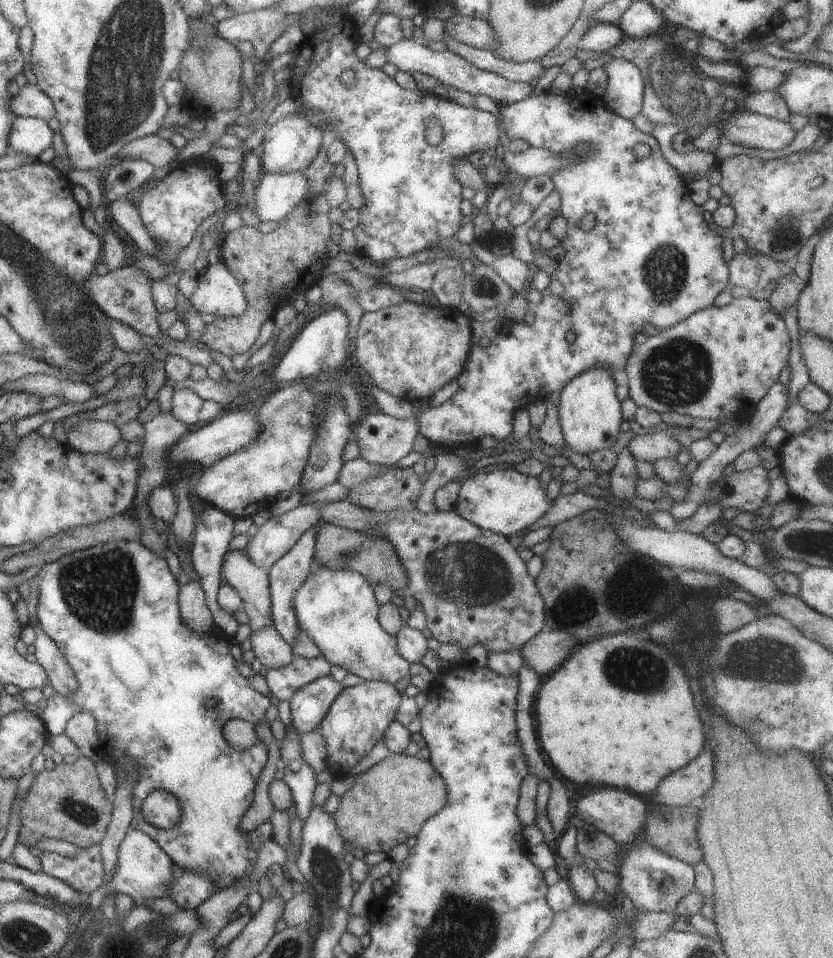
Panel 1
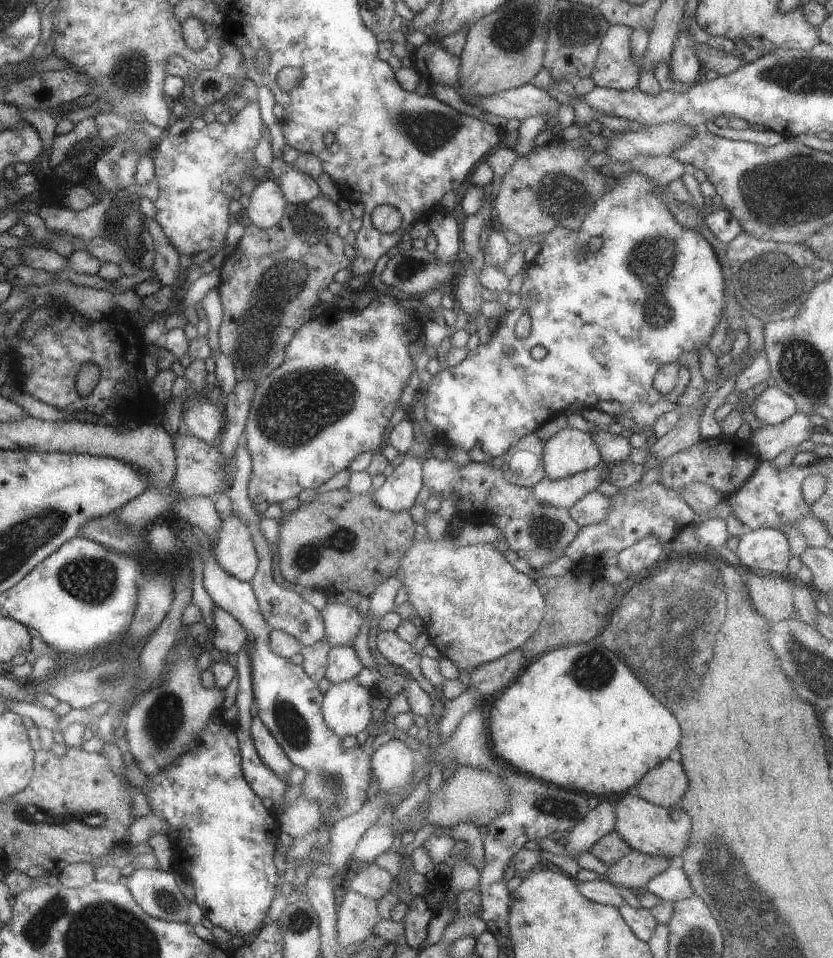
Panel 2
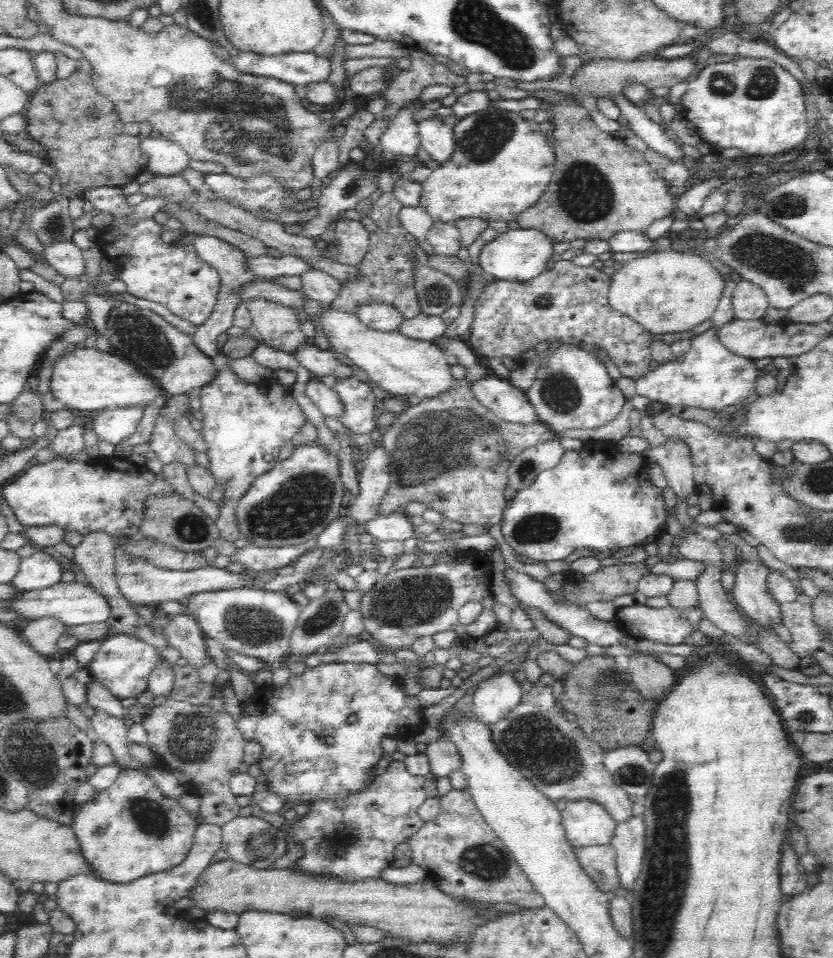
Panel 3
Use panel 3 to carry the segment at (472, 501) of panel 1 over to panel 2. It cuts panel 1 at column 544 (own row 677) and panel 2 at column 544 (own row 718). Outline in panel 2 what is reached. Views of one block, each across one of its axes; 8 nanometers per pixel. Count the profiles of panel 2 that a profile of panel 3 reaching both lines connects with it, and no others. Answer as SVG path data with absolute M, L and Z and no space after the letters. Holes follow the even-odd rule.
M600 466L563 480L542 478L532 486L532 498L554 508L570 509L582 496L597 490L602 483Z

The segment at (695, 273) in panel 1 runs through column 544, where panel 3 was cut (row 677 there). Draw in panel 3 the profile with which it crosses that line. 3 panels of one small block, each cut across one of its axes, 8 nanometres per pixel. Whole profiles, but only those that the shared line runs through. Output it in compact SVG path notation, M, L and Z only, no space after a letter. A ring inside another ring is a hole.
M112 633L101 642L100 649L86 669L95 682L102 683L112 695L124 700L124 698L137 698L142 694L146 690L150 674L164 662L160 650L142 642L140 638ZM322 663L307 667L300 675L291 674L280 688L257 686L256 692L241 703L236 727L246 743L253 740L263 747L257 763L267 787L284 802L310 805L316 800L338 800L360 792L375 778L372 772L382 758L382 738L412 730L424 720L423 709L416 695L406 694L399 679L382 674L377 664ZM352 714L356 722L348 724ZM326 738L330 740L326 742Z

